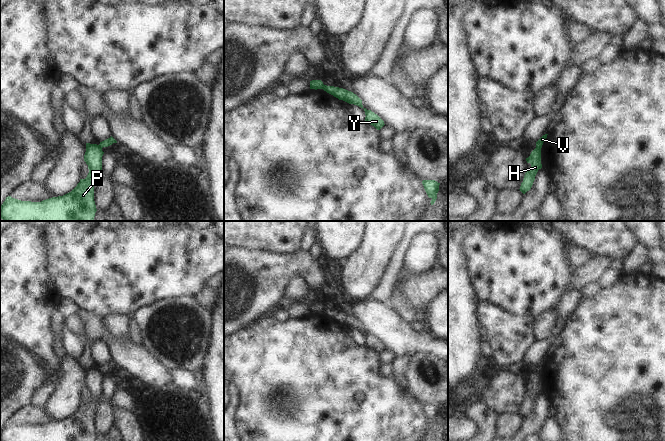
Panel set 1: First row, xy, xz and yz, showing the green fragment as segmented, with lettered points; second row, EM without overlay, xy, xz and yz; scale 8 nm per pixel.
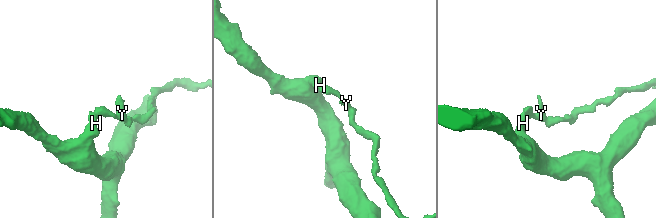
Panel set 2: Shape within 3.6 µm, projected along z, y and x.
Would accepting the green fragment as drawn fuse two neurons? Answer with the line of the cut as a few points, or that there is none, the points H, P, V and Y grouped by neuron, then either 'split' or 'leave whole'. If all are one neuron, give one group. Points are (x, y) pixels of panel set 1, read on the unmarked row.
cut yz (536, 371), (540, 374); groups H P / V Y; split

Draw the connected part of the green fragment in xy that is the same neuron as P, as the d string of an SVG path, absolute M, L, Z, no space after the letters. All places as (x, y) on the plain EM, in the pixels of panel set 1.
M86 367L84 385L88 389L89 397L85 403L80 403L71 416L41 426L21 425L8 420L0 430L0 441L95 441L97 433L94 425L94 409L102 397L103 378L97 368Z

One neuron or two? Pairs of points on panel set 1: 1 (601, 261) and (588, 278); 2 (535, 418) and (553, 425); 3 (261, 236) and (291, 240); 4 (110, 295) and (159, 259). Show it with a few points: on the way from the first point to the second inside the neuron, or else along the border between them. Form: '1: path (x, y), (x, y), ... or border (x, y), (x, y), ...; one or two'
1: path (598, 265), (589, 274); one
2: border (549, 418), (540, 430); two
3: path (268, 236), (284, 237); one
4: path (122, 283), (139, 266), (147, 265); one

